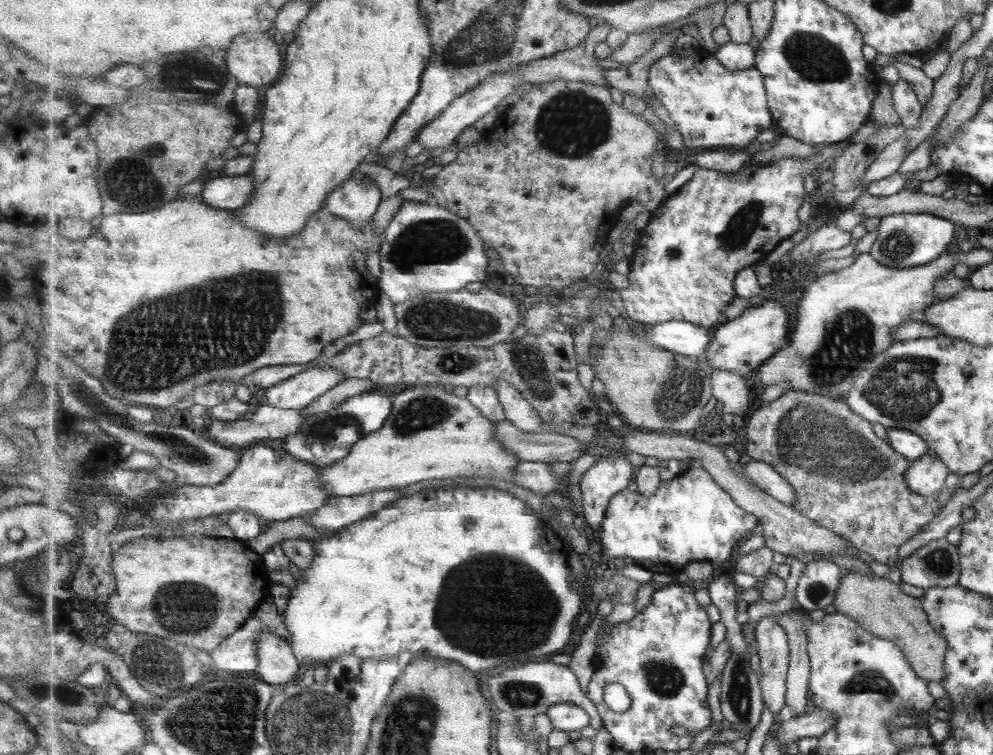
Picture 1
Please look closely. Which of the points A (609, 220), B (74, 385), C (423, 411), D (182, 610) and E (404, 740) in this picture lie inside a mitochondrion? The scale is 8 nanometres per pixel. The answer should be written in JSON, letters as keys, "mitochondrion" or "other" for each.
{"A":"other","B":"mitochondrion","C":"mitochondrion","D":"mitochondrion","E":"mitochondrion"}

